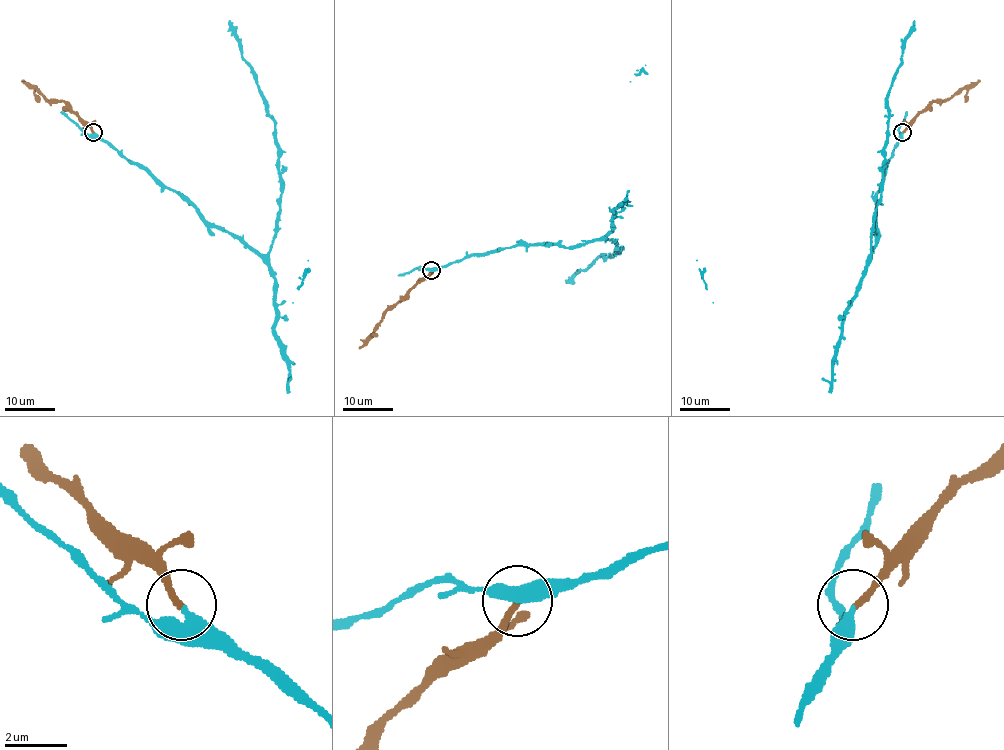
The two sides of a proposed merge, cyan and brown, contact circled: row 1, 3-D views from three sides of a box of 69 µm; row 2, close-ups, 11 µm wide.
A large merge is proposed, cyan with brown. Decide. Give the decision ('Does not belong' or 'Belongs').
Belongs

